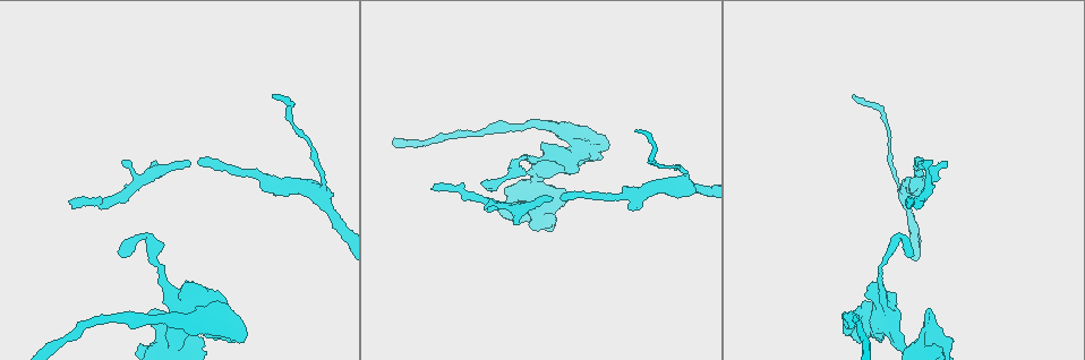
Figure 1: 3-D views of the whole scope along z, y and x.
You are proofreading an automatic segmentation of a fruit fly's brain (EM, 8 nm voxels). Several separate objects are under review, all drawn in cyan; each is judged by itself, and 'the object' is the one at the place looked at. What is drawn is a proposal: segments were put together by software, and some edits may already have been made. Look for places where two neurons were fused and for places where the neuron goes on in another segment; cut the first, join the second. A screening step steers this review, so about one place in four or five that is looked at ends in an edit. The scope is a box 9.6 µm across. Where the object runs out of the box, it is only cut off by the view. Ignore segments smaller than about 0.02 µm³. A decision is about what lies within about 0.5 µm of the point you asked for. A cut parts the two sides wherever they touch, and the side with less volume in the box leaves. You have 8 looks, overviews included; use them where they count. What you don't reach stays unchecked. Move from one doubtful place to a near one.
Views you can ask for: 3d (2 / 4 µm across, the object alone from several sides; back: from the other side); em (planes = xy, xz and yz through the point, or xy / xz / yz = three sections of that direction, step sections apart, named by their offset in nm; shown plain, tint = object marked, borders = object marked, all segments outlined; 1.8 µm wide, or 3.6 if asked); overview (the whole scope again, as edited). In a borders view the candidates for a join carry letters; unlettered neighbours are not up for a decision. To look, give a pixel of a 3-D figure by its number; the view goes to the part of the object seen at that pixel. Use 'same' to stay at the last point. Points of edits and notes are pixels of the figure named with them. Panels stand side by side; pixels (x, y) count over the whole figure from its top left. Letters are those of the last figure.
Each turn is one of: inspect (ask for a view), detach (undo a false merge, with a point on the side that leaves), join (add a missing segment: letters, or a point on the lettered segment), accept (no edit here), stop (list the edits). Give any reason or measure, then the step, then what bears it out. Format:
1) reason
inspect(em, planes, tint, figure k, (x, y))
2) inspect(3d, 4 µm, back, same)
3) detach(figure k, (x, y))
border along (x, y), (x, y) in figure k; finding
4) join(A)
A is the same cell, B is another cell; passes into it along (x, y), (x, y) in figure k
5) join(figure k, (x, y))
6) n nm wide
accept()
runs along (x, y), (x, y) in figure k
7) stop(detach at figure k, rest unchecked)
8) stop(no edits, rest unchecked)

stops while still wide
inspect(3d, 4 µm, figure 1, (515, 202))

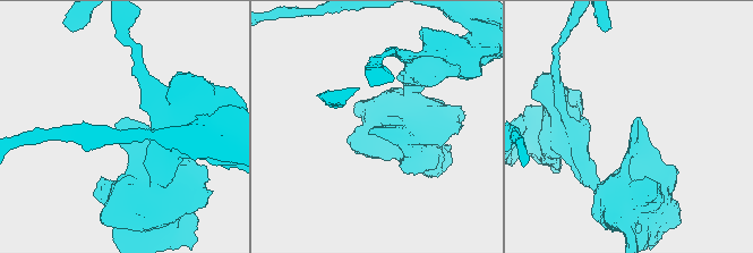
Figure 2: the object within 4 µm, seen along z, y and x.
inspect(em, xz, step 16, tint, figure 2, (117, 123))

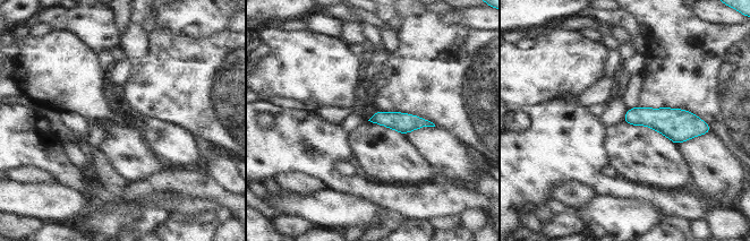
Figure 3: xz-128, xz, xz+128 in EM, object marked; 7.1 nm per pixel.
cut it another way
inspect(em, planes, borders, same)

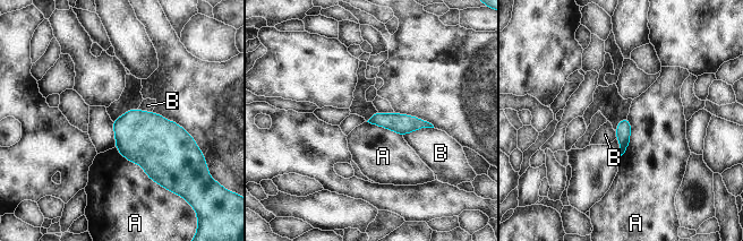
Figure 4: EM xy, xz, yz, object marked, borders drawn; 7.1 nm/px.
accept()
A and B are other cells; no lettered segment goes on from it

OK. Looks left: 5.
end of a long branch
inspect(3d, 4 µm, figure 1, (199, 160))

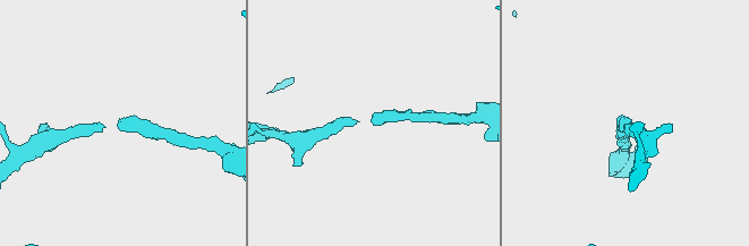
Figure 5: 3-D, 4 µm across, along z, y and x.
inspect(em, planes, borders, figure 5, (629, 121))

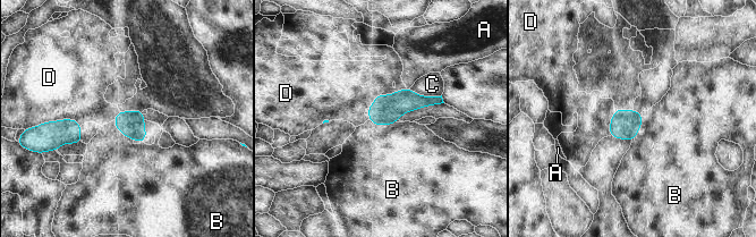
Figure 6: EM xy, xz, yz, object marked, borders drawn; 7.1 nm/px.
accept()
A, B, C and D are other cells; no lettered segment goes on from it

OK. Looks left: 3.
branch stops here
inspect(3d, 4 µm, figure 1, (433, 187))

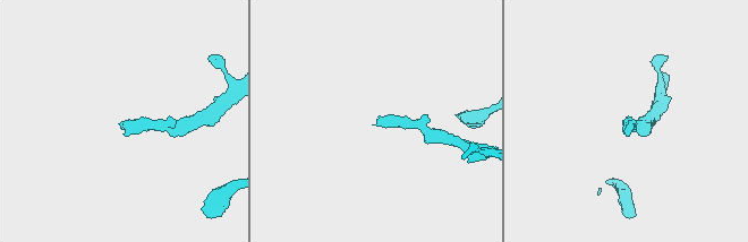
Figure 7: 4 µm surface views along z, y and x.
shape alone is not enough
inspect(em, planes, borders, figure 7, (127, 134))

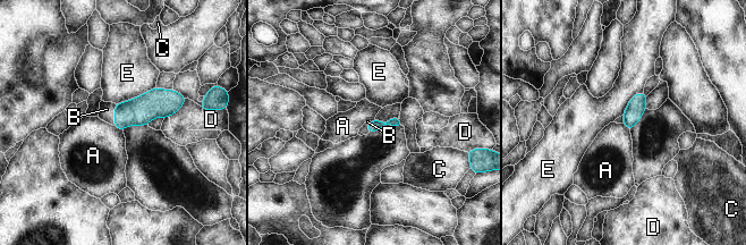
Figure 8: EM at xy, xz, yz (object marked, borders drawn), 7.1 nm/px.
join(B)
B is the same cell, A, C, D and E are other cells; passes into it along (142, 110), (115, 115), (107, 109) in figure 8; the neuron continues

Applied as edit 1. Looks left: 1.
stop(join at figure 8, rest unchecked)

